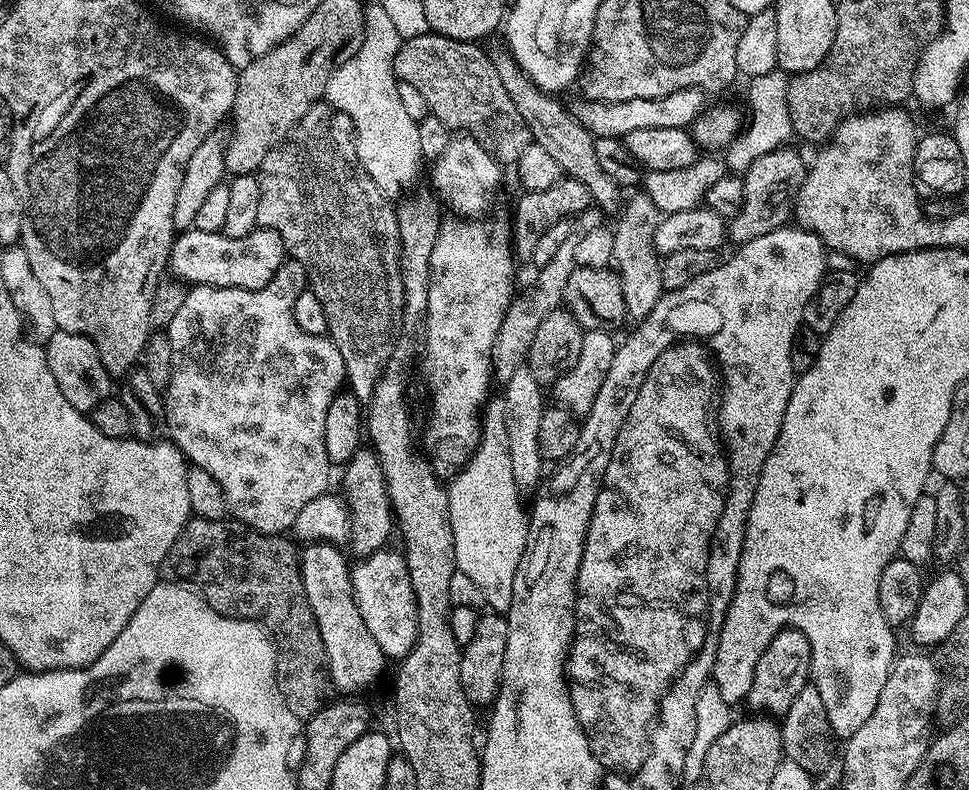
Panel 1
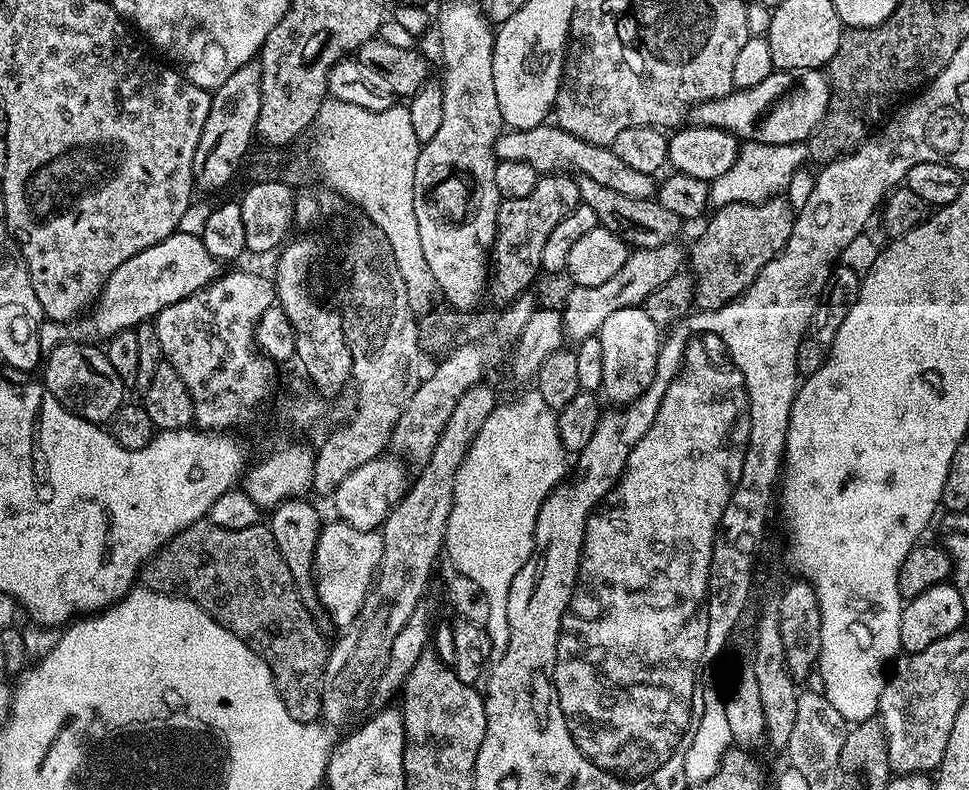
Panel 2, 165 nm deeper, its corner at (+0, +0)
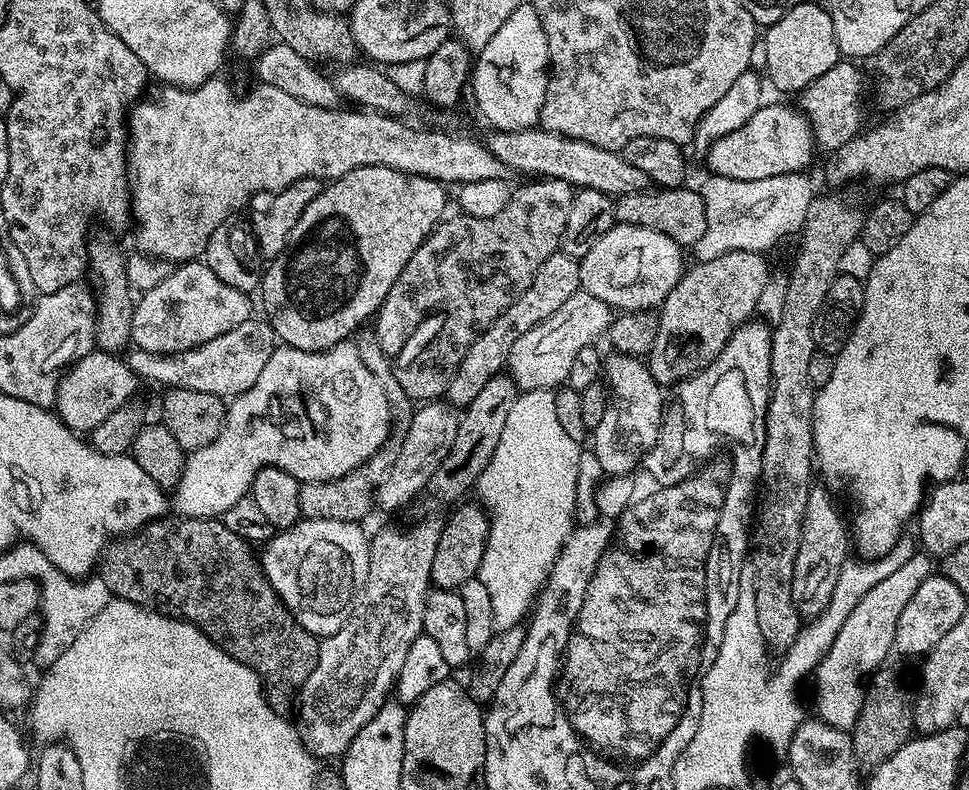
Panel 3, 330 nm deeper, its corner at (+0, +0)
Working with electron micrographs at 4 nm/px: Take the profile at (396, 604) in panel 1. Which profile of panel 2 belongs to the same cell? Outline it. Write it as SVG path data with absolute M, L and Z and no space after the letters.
M325 523L320 529L312 571L316 600L324 603L329 618L337 624L337 629L343 630L351 626L354 618L358 618L373 586L376 573L380 570L384 537L379 531L354 530L354 526L349 524L335 523Z

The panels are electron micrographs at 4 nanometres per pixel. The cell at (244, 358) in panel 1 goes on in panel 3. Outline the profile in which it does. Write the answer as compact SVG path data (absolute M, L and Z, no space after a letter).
M199 259L189 260L173 267L158 286L143 293L135 301L134 318L132 319L132 344L137 348L171 356L178 352L185 352L191 348L202 346L210 342L210 338L218 338L218 334L226 334L226 330L234 330L234 326L242 326L242 322L253 319L253 297L242 290L234 290L234 286L226 286L210 266Z

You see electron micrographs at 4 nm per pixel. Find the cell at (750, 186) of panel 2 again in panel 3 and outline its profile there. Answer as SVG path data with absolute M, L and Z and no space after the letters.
M814 166L803 172L774 175L772 178L754 180L709 180L710 182L699 185L700 197L706 202L706 230L702 238L694 246L695 259L714 260L728 251L752 251L765 253L767 249L778 243L788 234L795 235L803 229L806 213L810 202L819 195L826 184L826 172L823 167Z

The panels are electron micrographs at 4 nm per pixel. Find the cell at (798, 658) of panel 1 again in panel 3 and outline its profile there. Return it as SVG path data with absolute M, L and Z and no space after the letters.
M816 486L809 491L806 510L802 518L802 538L798 546L798 558L794 558L794 582L792 583L792 600L796 603L801 617L811 618L822 614L834 594L838 574L842 566L850 559L850 528L840 517L832 496L823 487Z

